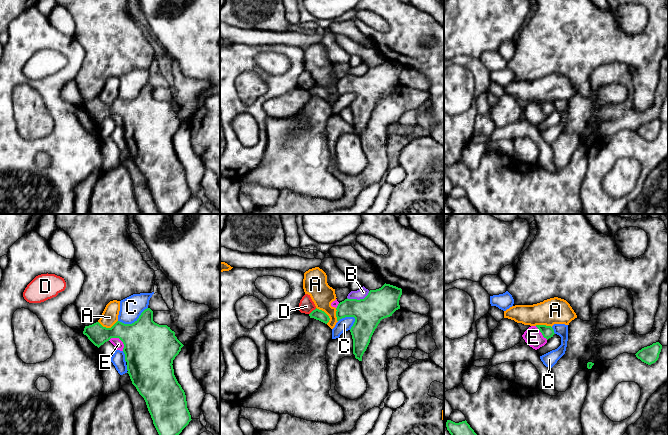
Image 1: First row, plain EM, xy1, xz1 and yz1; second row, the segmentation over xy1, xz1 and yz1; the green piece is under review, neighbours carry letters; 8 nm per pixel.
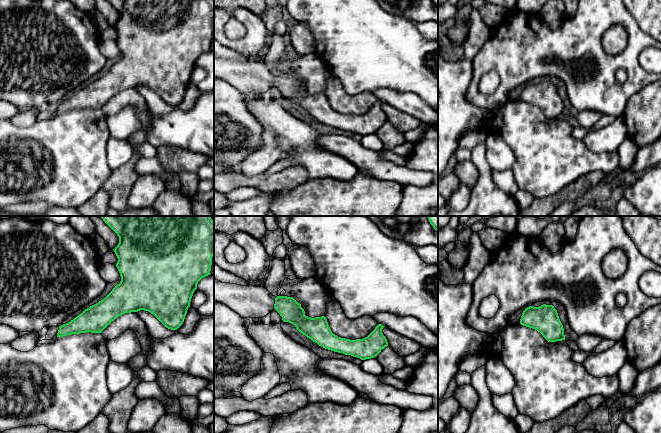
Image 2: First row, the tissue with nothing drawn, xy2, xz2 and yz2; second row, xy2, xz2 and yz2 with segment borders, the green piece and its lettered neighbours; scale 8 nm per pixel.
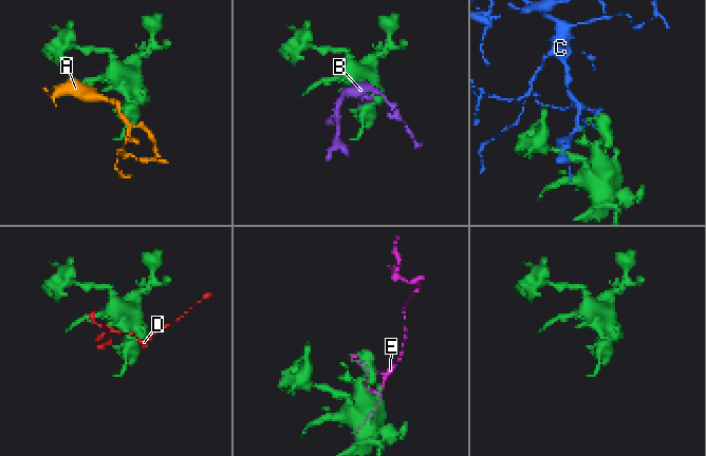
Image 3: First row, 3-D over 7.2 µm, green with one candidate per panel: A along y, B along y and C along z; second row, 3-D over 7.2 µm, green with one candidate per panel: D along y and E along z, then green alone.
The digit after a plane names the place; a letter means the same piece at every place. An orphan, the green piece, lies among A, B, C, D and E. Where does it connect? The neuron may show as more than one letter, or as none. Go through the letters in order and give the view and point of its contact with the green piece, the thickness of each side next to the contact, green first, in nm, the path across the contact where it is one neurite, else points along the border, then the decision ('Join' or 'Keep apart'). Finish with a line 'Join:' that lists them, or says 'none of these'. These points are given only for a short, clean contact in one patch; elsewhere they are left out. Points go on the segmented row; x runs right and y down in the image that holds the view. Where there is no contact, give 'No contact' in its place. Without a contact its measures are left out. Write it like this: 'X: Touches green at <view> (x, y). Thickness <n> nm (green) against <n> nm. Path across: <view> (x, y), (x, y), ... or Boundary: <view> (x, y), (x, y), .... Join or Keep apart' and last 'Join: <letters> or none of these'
A: Touches green at xz1 (326, 314). Thickness 90 nm (green) against 190 nm. Boundary: xz1 (316, 307), (328, 316), (329, 321), (327, 323). Keep apart
B: Touches green at xz1 (358, 300). Thickness 240 nm (green) against 80 nm. Boundary: xz1 (369, 291), (363, 298), (347, 298). Keep apart
C: Touches green at xy1 (134, 322). Thickness 420 nm (green) against 180 nm. Keep apart
D: Touches green at xz1 (312, 311). Thickness 90 nm (green) against 120 nm. Boundary: xz1 (316, 308), (309, 314). Keep apart
E: Touches green at xy1 (119, 338). Thickness 400 nm (green) against 70 nm. Keep apart
Join: none of these

